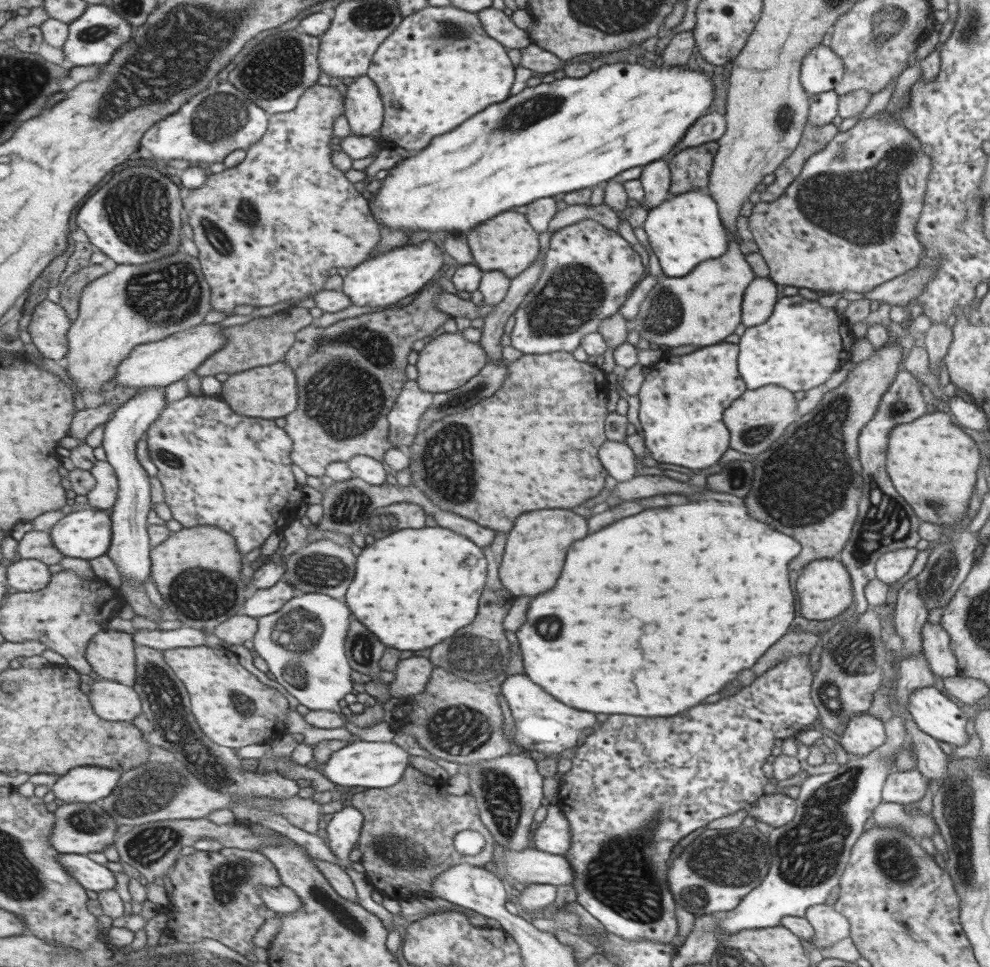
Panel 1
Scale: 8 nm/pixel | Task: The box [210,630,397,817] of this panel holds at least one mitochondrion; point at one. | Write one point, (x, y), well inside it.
(243, 720)

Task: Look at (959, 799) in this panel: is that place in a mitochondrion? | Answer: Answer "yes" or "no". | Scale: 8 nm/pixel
yes

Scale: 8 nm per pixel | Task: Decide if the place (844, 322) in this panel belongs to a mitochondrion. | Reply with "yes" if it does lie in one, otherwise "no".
no

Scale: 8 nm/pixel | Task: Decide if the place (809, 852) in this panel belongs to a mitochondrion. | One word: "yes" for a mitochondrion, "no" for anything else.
yes

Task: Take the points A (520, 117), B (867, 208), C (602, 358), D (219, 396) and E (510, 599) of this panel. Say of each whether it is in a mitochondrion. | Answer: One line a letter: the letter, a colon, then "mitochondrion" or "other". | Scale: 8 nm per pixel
A: mitochondrion
B: mitochondrion
C: other
D: other
E: other

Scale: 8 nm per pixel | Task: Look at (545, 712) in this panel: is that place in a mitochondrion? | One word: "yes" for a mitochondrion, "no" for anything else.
no

